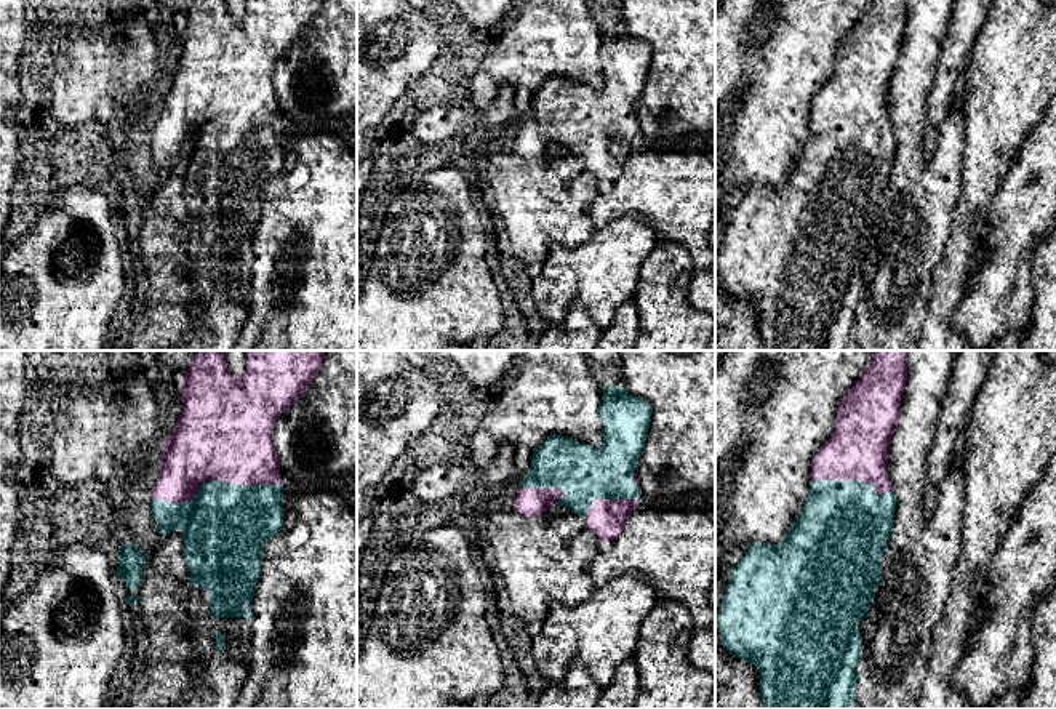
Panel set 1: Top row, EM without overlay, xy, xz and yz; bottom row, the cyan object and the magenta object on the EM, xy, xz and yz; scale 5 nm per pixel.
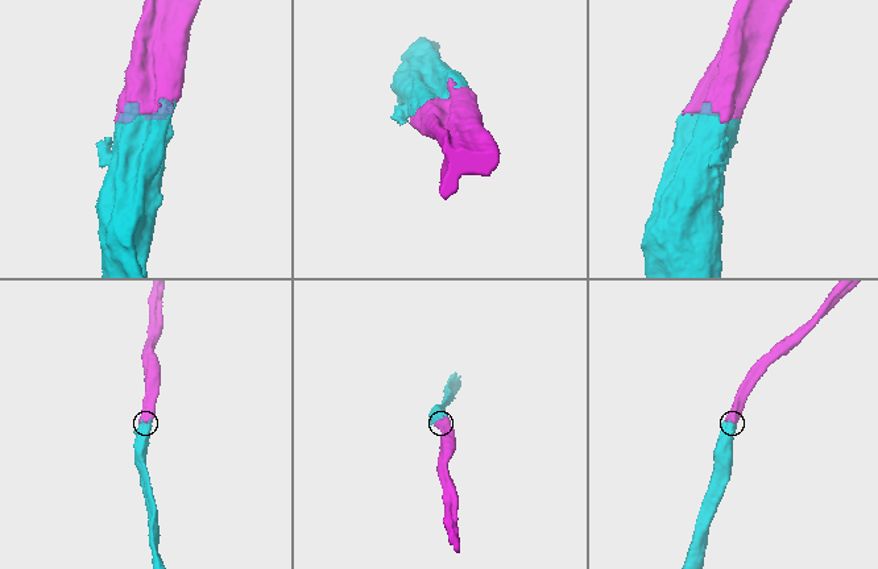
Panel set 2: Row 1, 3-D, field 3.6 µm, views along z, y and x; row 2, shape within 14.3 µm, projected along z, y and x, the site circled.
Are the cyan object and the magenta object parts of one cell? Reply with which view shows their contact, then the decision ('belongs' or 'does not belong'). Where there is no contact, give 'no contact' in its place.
contact in xy; belongs

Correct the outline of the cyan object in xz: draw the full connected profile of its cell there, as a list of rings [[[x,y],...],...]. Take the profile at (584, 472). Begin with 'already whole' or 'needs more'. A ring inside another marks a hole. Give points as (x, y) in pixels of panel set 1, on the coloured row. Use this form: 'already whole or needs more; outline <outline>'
needs more; outline [[[605,386],[600,405],[603,445],[595,448],[563,435],[533,450],[531,469],[514,496],[514,509],[539,519],[549,506],[571,509],[598,539],[616,539],[638,506],[635,474],[653,408],[621,386]]]

